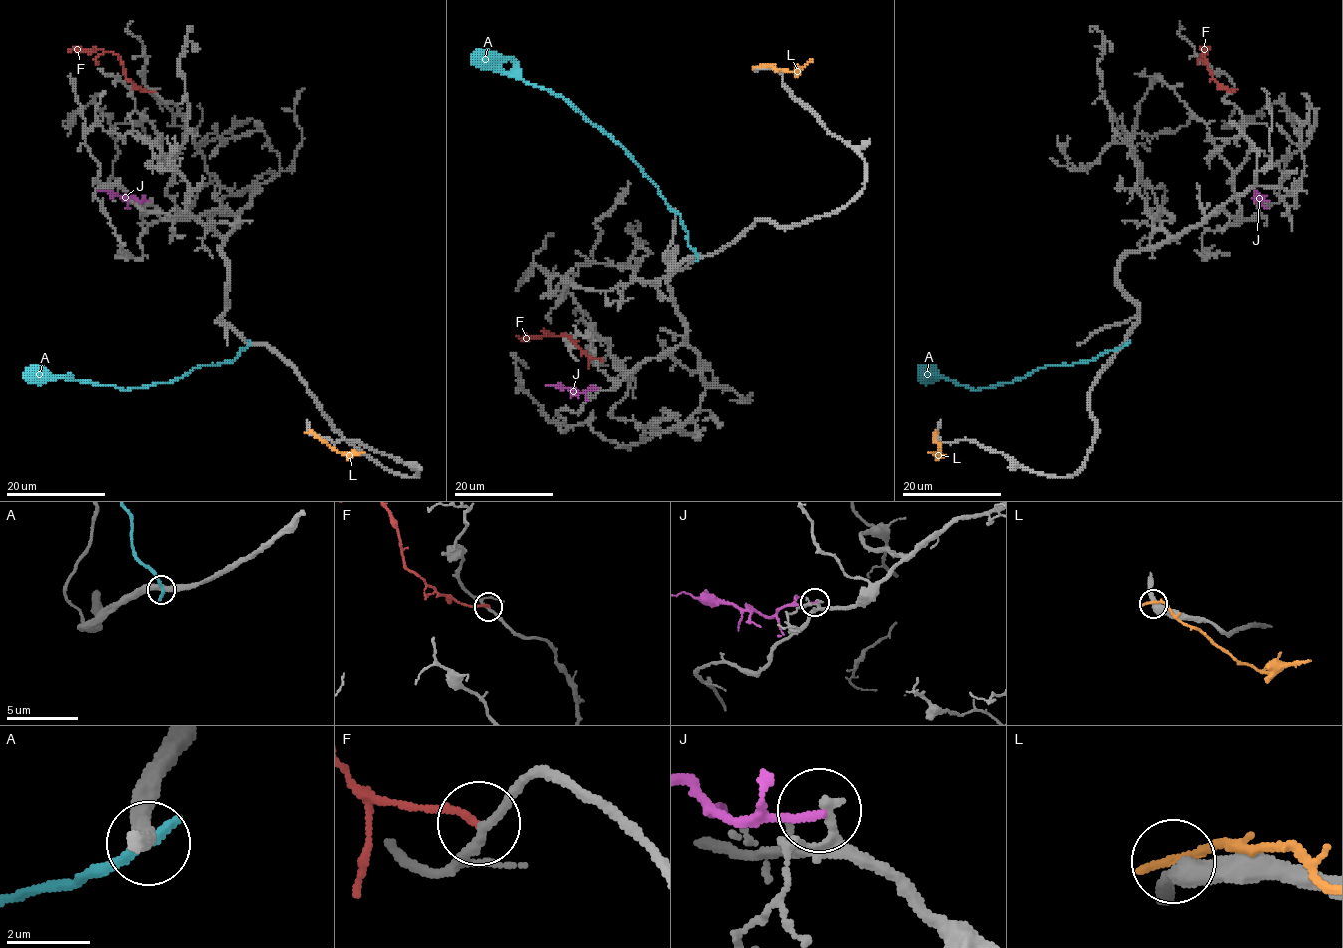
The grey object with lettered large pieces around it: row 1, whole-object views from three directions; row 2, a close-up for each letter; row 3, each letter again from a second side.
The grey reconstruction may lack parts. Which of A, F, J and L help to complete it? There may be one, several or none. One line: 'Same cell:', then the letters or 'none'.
Same cell: F

